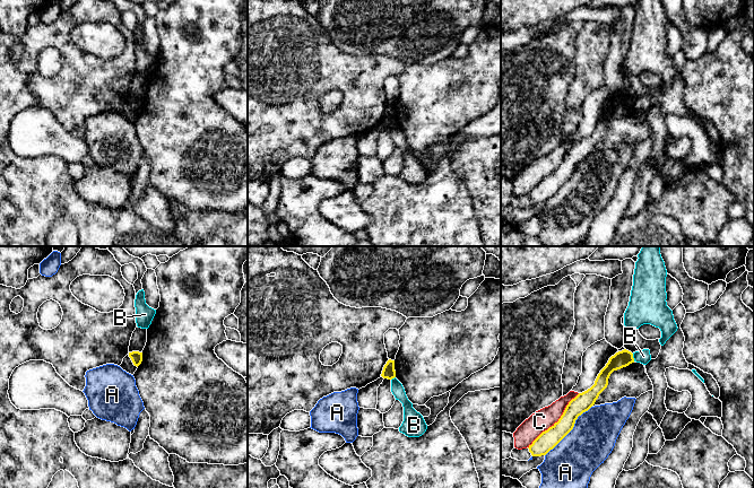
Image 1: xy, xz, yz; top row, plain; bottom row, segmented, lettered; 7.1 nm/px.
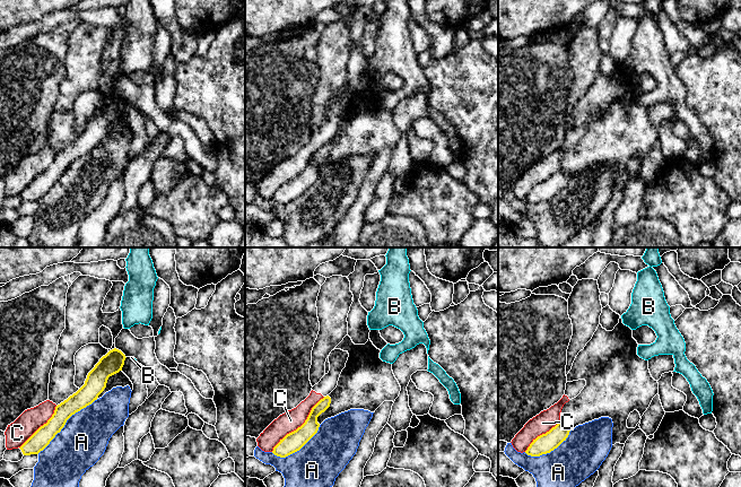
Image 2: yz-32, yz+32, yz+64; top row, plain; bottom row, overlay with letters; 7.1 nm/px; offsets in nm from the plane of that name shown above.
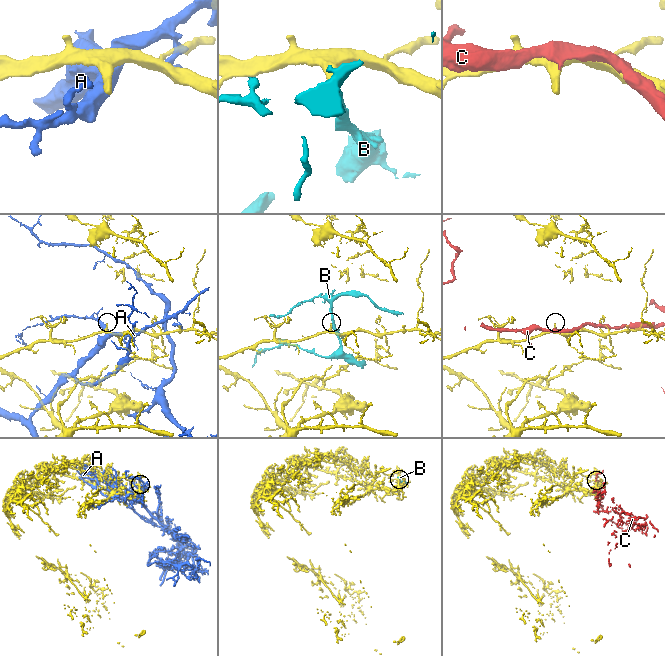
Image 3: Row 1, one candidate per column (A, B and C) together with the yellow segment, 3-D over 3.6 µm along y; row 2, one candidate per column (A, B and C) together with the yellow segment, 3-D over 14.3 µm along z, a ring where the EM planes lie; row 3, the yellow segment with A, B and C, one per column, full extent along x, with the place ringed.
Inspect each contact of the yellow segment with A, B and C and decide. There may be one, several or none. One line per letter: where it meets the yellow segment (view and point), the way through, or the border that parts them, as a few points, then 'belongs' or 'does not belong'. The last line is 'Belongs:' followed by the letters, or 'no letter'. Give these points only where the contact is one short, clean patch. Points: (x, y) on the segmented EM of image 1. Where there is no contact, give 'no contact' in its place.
A: meets yellow in yz at (571, 429); does not belong
B: meets yellow in yz at (632, 357); border along yz (632, 354), (634, 360); does not belong
C: meets yellow in yz at (557, 421); does not belong
Belongs: no letter

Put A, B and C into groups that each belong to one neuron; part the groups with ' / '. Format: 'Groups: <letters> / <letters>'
Groups: A / B / C

